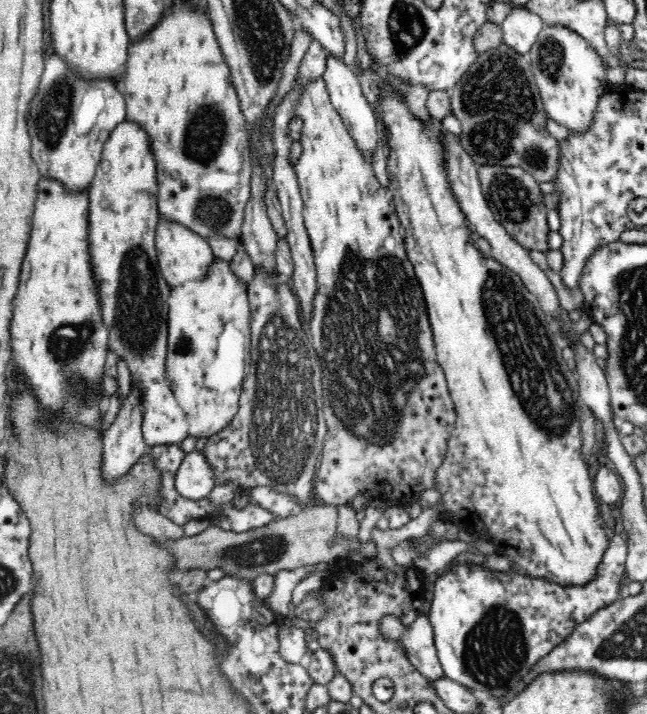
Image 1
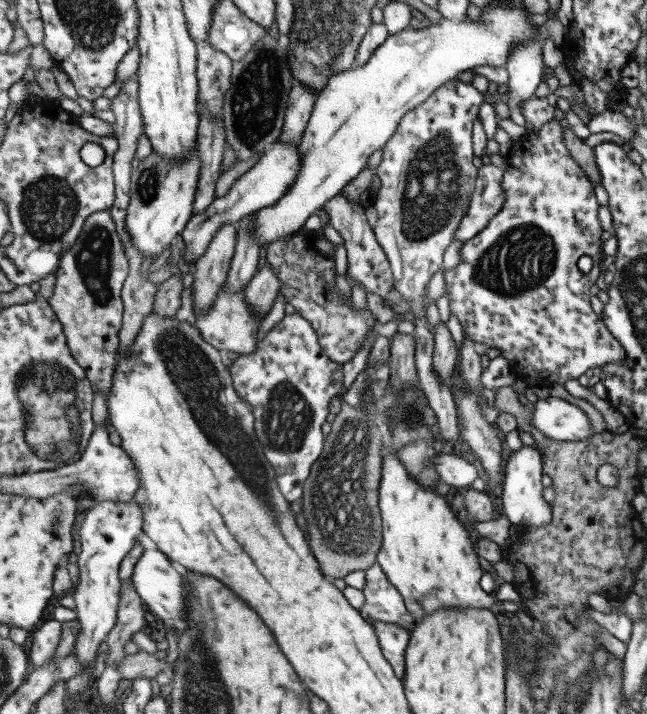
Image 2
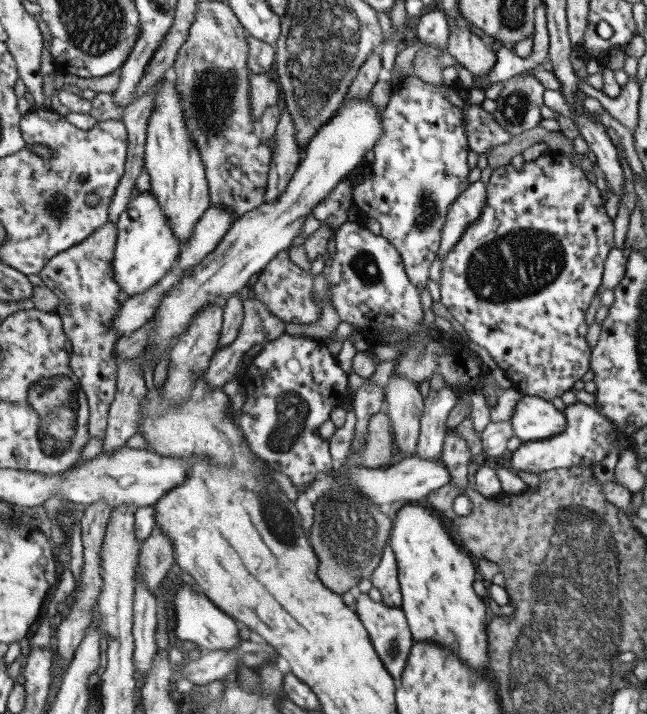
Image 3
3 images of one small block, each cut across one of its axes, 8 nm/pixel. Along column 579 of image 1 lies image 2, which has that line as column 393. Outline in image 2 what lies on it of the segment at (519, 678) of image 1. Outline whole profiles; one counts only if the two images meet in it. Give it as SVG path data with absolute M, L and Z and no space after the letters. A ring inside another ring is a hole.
M373 564L365 573L366 583L362 591L366 601L360 608L362 615L370 622L381 620L413 631L417 626L415 615L407 608L402 593L389 580L381 564Z

